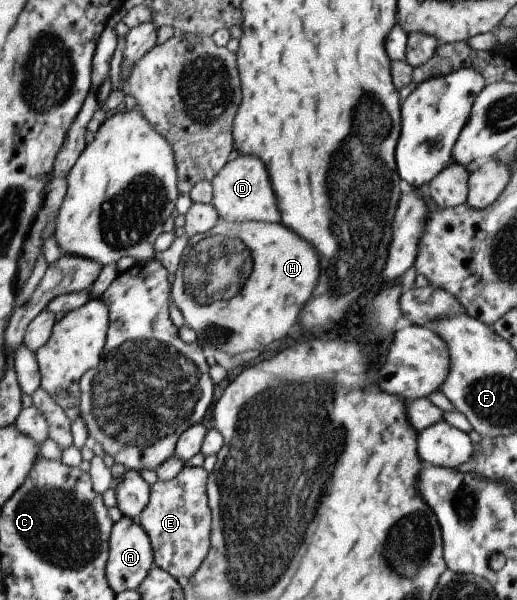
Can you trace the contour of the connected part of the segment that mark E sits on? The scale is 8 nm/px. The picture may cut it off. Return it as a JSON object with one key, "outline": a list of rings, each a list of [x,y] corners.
{"outline":[[[186,464],[173,479],[158,479],[151,485],[147,507],[141,517],[137,517],[151,540],[154,565],[180,582],[188,580],[201,567],[210,548],[212,513],[206,493],[208,477],[209,473],[203,467]]]}

